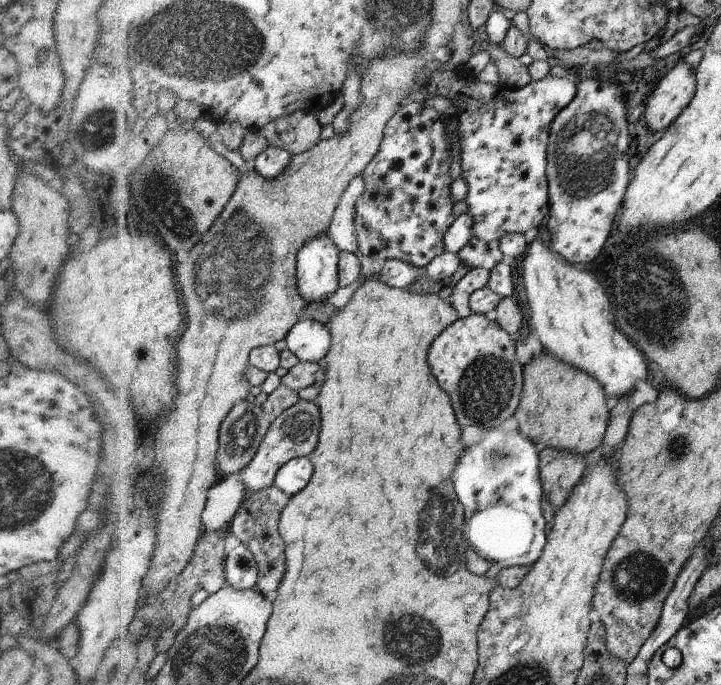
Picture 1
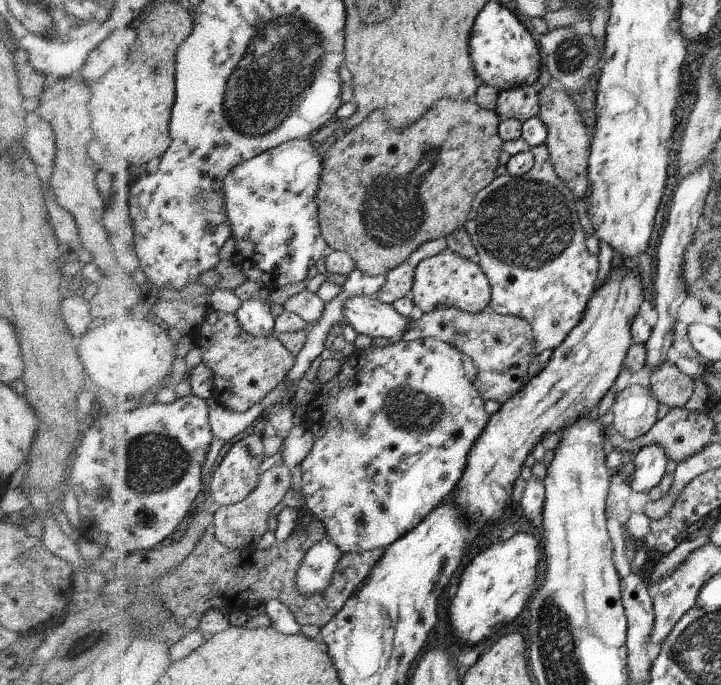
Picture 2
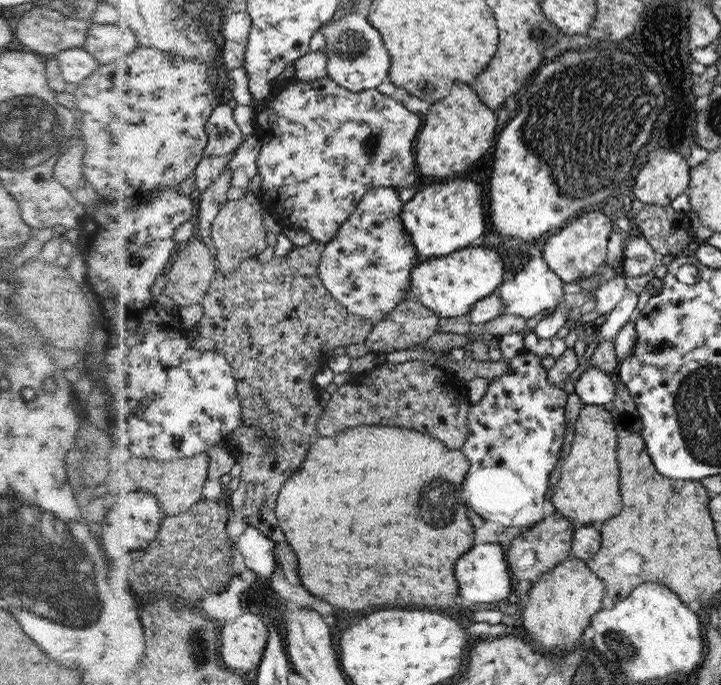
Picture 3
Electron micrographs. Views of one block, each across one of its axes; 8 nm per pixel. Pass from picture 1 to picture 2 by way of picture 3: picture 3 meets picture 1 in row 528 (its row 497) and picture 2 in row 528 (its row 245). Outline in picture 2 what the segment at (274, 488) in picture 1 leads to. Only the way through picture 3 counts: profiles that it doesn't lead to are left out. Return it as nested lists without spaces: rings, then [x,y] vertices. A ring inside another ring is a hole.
[[[314,516],[312,520],[307,520],[304,530],[298,532],[297,529],[289,536],[288,539],[278,542],[276,546],[266,549],[256,550],[255,546],[236,546],[226,545],[216,534],[216,525],[212,524],[210,530],[202,536],[200,546],[192,553],[192,556],[172,574],[168,574],[166,578],[161,581],[161,593],[165,598],[165,606],[178,620],[180,620],[180,627],[183,627],[186,618],[196,615],[198,617],[204,616],[210,609],[219,608],[226,610],[229,614],[234,612],[244,612],[242,607],[247,606],[248,602],[256,601],[260,604],[267,605],[270,600],[281,600],[294,612],[294,616],[298,622],[302,624],[317,624],[320,629],[326,628],[336,615],[346,606],[346,603],[360,590],[360,586],[364,584],[364,579],[371,574],[374,566],[379,562],[380,557],[384,554],[384,549],[378,548],[368,552],[359,553],[345,553],[342,556],[341,571],[336,572],[336,580],[332,586],[328,586],[328,590],[324,592],[316,592],[308,596],[298,588],[298,576],[300,576],[300,568],[308,556],[308,552],[320,544],[327,535],[327,524],[319,517]]]

